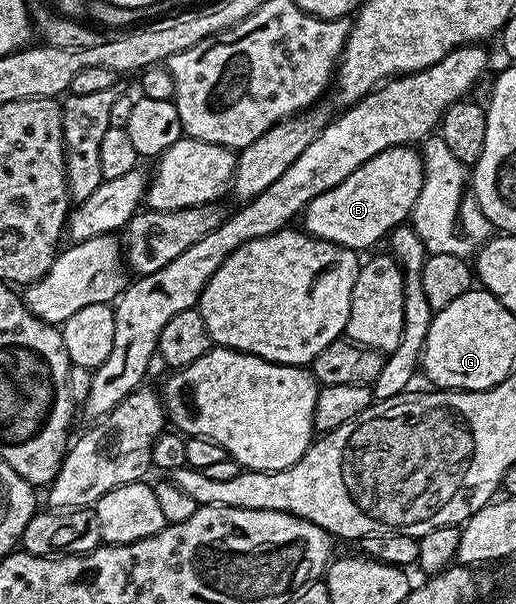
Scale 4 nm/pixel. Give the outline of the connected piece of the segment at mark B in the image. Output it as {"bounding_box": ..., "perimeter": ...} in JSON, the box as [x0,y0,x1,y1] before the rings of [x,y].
{"bounding_box":[301,145,423,251],"perimeter":[[[409,145],[389,147],[369,159],[349,179],[337,183],[325,195],[317,195],[301,214],[301,225],[313,237],[364,251],[386,238],[392,229],[410,218],[423,186],[423,158],[418,148]]]}

